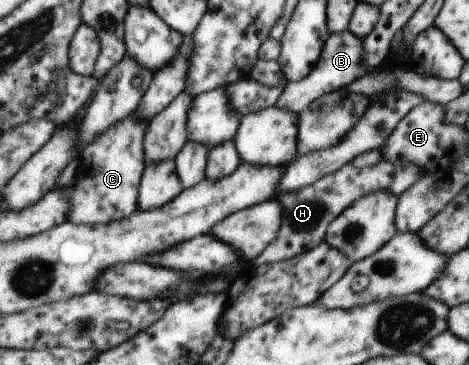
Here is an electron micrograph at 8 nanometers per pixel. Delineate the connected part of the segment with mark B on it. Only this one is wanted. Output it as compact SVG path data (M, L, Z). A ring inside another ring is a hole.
M348 29L340 32L340 34L329 34L320 52L318 63L304 79L296 82L287 81L282 94L276 100L276 108L290 110L290 112L298 114L313 100L320 98L322 94L344 88L346 84L354 82L356 78L362 78L362 76L367 75L368 72L366 72L366 68L362 64L362 56L364 56L362 39L356 38Z

